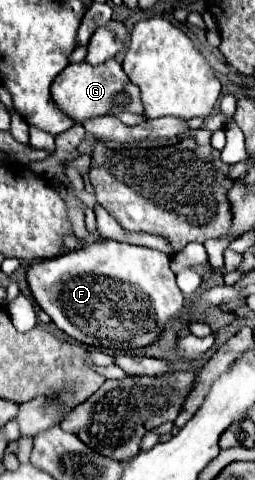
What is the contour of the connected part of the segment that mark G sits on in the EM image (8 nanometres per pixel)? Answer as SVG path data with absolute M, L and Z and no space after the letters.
M106 60L100 66L90 66L86 62L80 64L68 64L60 76L52 82L50 88L52 102L58 110L62 110L66 116L72 116L76 124L82 124L94 116L118 116L120 112L134 112L142 114L144 106L140 104L140 90L128 80L122 66L116 60Z

